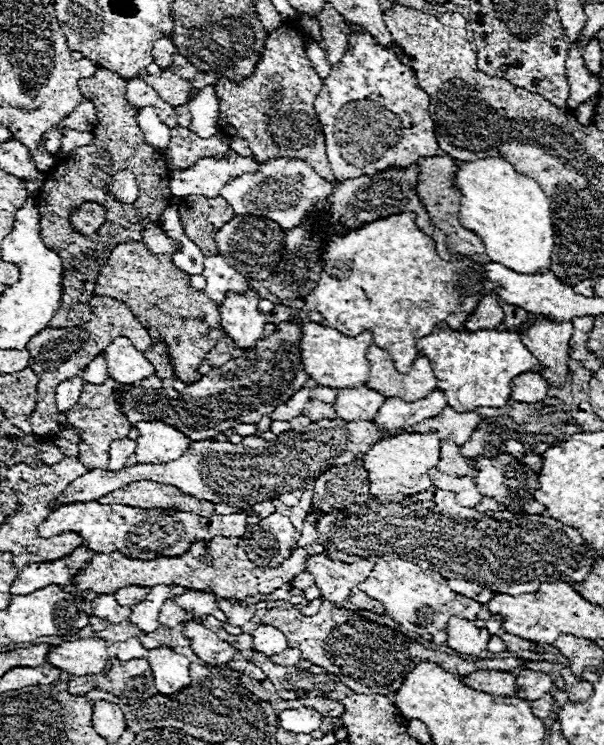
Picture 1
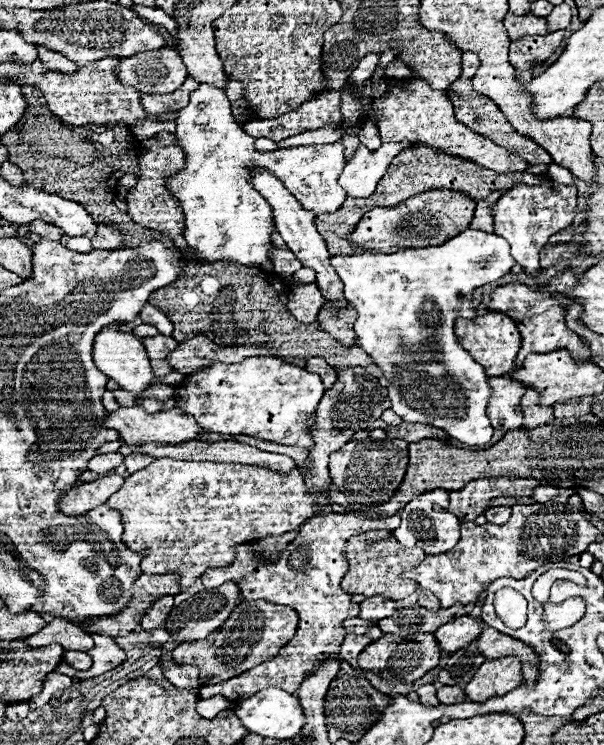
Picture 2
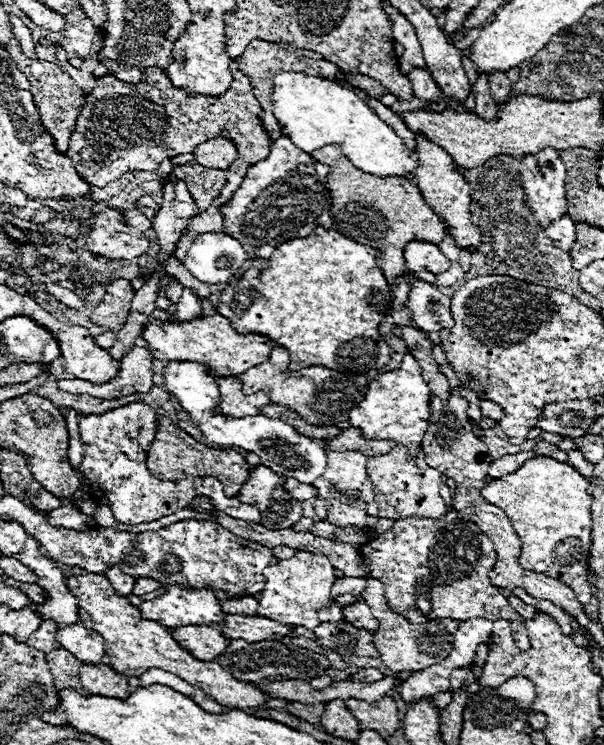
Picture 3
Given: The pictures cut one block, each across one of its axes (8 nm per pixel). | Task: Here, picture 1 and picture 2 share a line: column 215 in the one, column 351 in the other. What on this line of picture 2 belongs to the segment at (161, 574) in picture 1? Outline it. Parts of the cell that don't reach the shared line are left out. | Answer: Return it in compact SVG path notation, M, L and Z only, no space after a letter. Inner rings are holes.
M372 530L360 536L350 538L348 546L348 572L342 578L342 590L348 594L364 594L364 596L384 596L390 600L402 600L410 596L416 590L414 580L404 580L400 574L410 570L412 566L418 566L418 562L424 560L423 550L418 548L404 548L398 544L394 532L382 532L382 530Z

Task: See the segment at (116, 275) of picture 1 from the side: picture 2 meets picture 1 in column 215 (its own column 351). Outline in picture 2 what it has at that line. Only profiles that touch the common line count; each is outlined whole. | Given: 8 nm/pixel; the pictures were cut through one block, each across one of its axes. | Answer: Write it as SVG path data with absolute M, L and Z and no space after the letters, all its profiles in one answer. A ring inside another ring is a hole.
M326 300L322 310L318 312L320 330L328 332L332 338L336 338L346 348L356 344L356 336L352 330L354 322L356 322L356 310L350 302L346 302L346 308L336 308L332 300Z

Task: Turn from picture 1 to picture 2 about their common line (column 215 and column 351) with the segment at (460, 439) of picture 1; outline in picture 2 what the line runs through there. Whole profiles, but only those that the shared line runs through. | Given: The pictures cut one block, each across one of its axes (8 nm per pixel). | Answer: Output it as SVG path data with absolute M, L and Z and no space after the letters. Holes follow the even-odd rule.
M350 440L342 450L330 454L330 476L350 504L370 506L372 502L386 502L386 498L390 498L406 474L406 462L408 442L404 440Z

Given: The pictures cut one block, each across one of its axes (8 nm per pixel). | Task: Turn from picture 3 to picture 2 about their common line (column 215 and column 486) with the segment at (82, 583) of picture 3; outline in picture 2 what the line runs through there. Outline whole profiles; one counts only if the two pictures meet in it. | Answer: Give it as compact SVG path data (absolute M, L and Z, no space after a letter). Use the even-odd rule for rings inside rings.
M506 656L484 662L474 678L464 686L464 694L468 700L486 702L486 698L508 694L522 682L522 662L516 656Z

